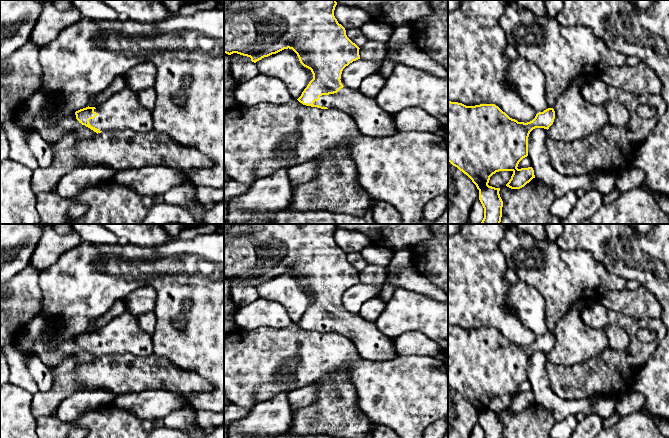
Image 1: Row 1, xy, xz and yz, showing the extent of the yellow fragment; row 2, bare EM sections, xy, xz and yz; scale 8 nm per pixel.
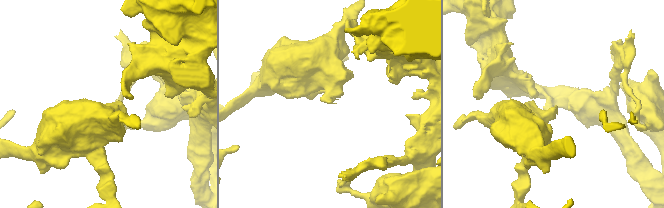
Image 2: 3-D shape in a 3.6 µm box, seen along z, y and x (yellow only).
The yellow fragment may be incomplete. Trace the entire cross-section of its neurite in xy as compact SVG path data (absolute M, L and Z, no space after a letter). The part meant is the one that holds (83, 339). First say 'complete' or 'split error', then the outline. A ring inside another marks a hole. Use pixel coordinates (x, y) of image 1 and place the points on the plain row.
split error; M128 311L115 317L98 331L86 331L75 336L76 343L94 356L131 353L147 357L154 351L152 335L137 326L136 316Z

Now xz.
split error; M224 224L224 277L247 280L256 287L284 273L292 273L300 287L313 298L313 303L297 323L300 327L321 333L337 333L349 338L359 355L367 361L393 359L398 356L394 339L381 333L375 322L366 321L359 314L345 312L341 307L343 293L360 283L360 272L347 261L345 252L335 242L336 229L336 224Z

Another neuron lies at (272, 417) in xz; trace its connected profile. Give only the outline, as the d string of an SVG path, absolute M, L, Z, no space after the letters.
M283 392L257 404L245 417L230 422L228 438L273 438L287 432L292 423L288 394Z

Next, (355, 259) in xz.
M360 252L347 253L346 259L359 272L362 271L368 265L366 260L362 257Z

